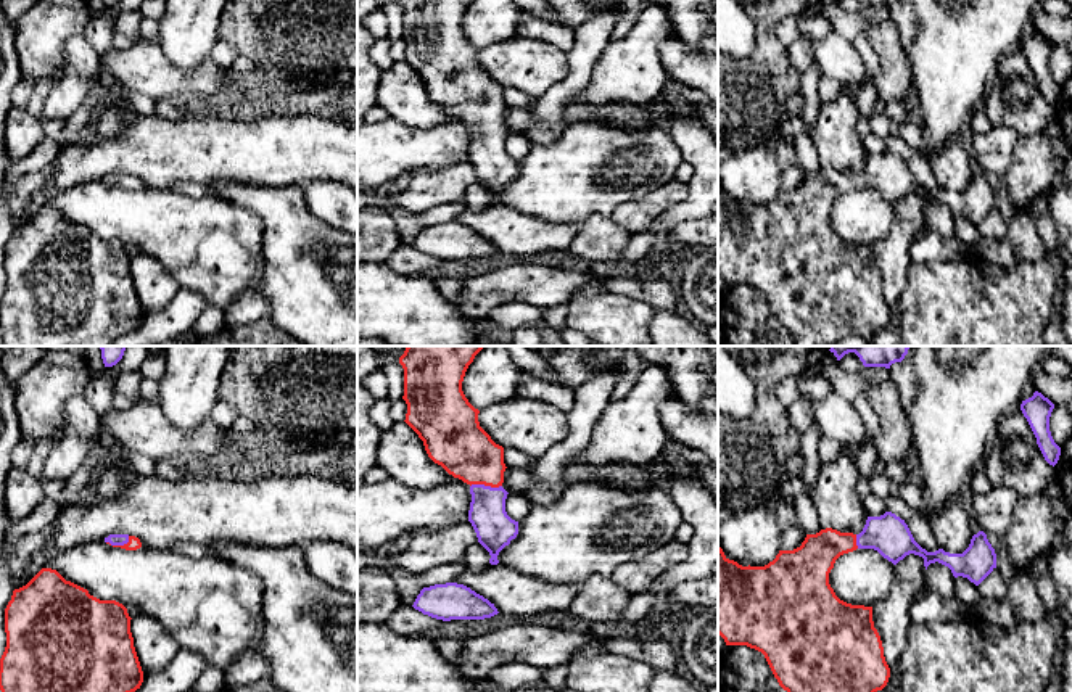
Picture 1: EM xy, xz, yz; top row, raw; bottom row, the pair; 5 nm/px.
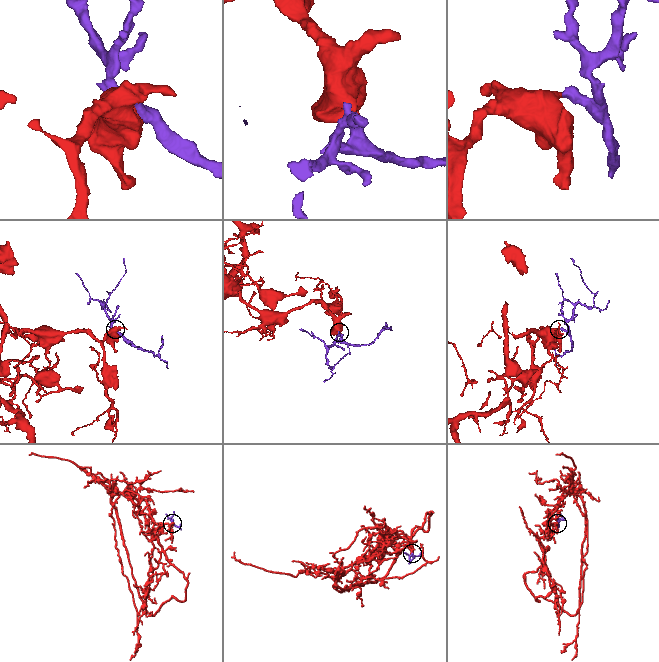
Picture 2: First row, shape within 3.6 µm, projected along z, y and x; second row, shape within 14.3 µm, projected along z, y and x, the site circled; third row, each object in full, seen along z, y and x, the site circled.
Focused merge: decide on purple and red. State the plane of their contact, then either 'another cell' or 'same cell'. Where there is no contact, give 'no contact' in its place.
contact in xz; same cell

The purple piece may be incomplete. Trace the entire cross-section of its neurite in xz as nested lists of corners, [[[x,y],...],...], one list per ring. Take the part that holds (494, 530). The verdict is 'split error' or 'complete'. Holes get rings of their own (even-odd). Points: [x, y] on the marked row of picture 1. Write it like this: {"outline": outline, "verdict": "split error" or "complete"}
{"outline": [[[407,346],[399,357],[404,369],[406,423],[423,441],[428,457],[449,475],[470,486],[472,502],[468,521],[478,542],[489,552],[491,565],[497,565],[499,552],[518,534],[518,521],[505,512],[504,447],[496,444],[480,426],[478,414],[462,391],[468,365],[484,346]]], "verdict": "split error"}

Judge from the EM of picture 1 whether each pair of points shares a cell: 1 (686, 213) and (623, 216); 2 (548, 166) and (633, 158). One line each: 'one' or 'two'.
1: two
2: one

